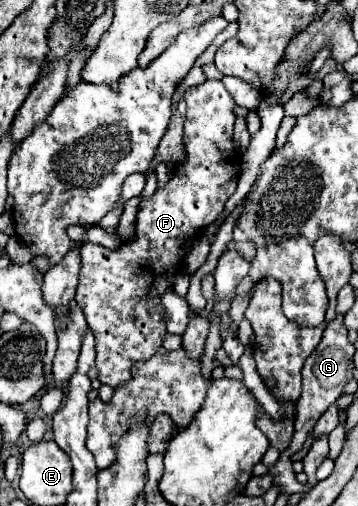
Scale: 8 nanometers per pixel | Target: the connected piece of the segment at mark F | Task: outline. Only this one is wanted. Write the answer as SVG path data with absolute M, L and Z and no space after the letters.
M206 80L200 86L192 86L186 90L184 100L188 104L186 122L184 122L184 146L186 160L174 168L174 176L164 188L158 188L154 196L140 204L140 212L136 218L136 236L134 242L122 244L120 250L112 252L104 246L84 242L80 248L82 268L80 268L80 284L76 290L76 302L82 308L88 326L96 336L96 368L98 380L108 386L122 386L128 382L130 368L138 360L148 360L162 346L162 338L166 332L160 294L172 288L174 274L178 272L178 262L182 262L190 250L192 238L198 230L210 226L224 210L224 202L234 194L240 166L238 154L232 144L232 128L234 128L234 108L236 102L224 88L220 80Z

